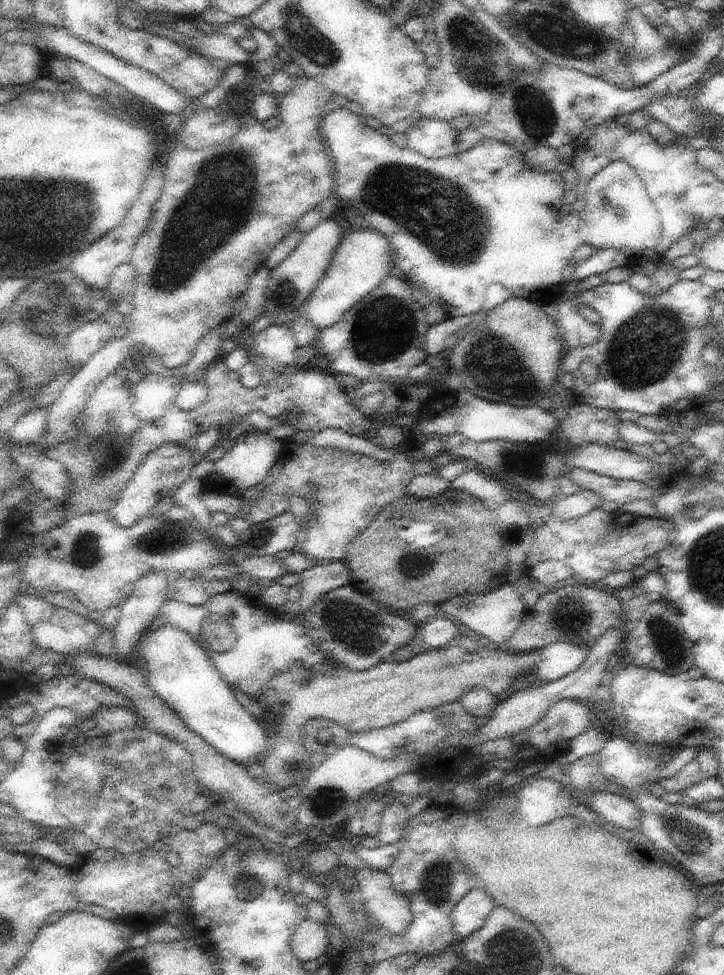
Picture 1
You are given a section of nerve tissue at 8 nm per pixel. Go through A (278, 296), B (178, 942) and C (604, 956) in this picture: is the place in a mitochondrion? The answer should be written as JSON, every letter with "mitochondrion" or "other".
{"A":"mitochondrion","B":"other","C":"other"}

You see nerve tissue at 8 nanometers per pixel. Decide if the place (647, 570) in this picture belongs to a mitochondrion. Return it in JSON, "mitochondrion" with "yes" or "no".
{"mitochondrion":"no"}

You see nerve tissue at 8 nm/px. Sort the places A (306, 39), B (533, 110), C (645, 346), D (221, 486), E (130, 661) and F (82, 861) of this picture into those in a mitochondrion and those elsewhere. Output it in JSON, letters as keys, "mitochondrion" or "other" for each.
{"A":"mitochondrion","B":"mitochondrion","C":"mitochondrion","D":"other","E":"other","F":"other"}

